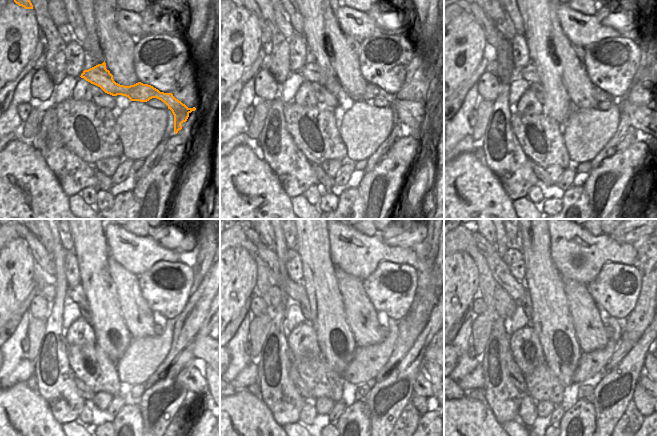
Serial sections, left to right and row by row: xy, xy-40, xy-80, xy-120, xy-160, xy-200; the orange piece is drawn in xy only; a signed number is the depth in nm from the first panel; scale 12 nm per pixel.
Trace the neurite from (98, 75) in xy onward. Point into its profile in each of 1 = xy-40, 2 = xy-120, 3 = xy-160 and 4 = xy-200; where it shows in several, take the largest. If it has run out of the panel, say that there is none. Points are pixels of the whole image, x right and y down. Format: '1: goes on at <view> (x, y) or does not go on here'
1: goes on at xy-40 (413, 114)
2: goes on at xy-120 (199, 344)
3: goes on at xy-160 (296, 290)
4: goes on at xy-200 (501, 272)

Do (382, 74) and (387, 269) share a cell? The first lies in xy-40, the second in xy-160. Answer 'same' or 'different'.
same

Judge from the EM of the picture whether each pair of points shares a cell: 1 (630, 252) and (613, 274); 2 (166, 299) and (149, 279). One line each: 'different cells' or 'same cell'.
1: different cells
2: same cell

